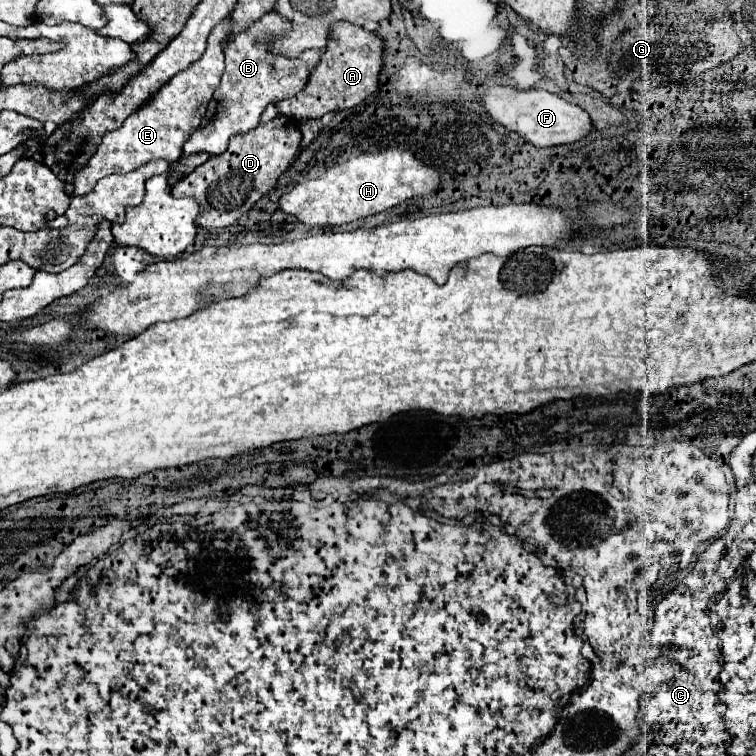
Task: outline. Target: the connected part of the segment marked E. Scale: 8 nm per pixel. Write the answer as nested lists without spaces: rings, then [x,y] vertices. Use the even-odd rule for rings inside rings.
[[[221,21],[207,39],[207,49],[195,63],[189,65],[189,69],[177,73],[169,83],[163,85],[163,91],[151,101],[151,107],[143,107],[143,111],[135,111],[131,117],[125,119],[125,123],[109,131],[101,145],[97,147],[95,155],[89,159],[89,163],[75,173],[75,191],[73,195],[83,195],[87,191],[93,191],[95,183],[111,173],[131,173],[139,169],[141,165],[153,161],[153,159],[165,159],[171,165],[175,165],[183,153],[183,143],[189,139],[189,135],[201,125],[201,119],[205,117],[207,105],[213,97],[213,91],[219,87],[219,79],[225,71],[223,63],[223,39],[229,31],[229,21]]]

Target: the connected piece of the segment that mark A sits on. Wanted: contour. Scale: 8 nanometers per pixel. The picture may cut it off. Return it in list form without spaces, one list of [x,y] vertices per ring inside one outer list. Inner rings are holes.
[[[345,21],[333,23],[327,35],[327,59],[321,59],[313,67],[305,87],[297,95],[275,103],[279,115],[295,121],[305,121],[321,119],[325,113],[343,111],[359,105],[377,89],[377,77],[381,71],[381,51],[383,43],[375,33],[369,33],[363,27]]]

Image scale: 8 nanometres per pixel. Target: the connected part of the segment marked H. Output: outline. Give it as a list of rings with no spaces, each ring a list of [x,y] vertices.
[[[385,149],[377,155],[359,155],[343,165],[331,167],[323,177],[297,183],[279,201],[281,209],[295,215],[309,227],[343,225],[399,205],[415,195],[427,195],[439,185],[435,169],[423,165],[405,149]]]

